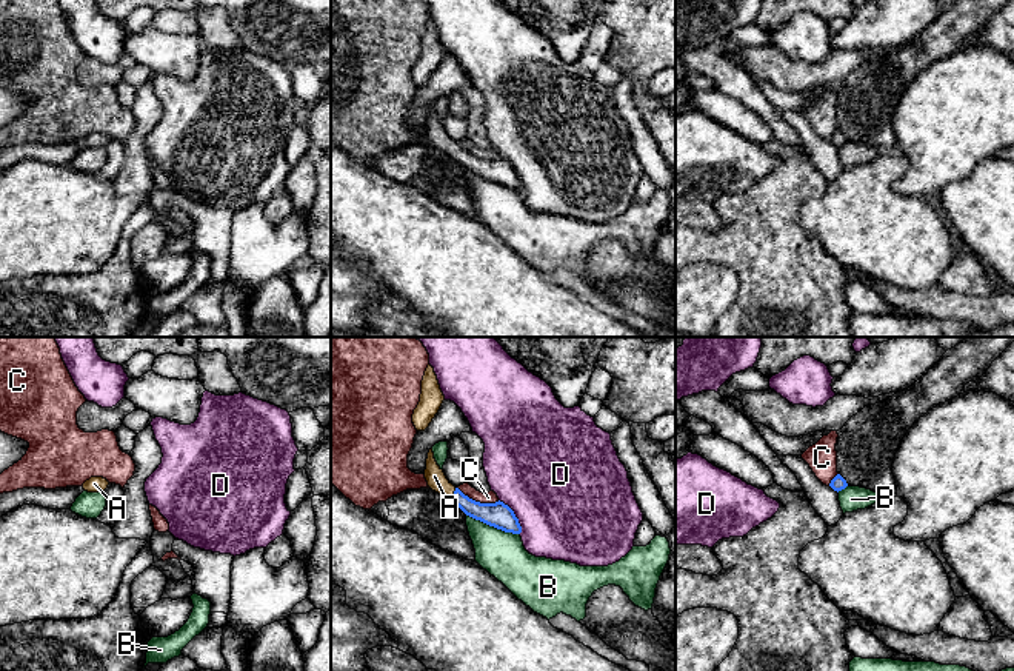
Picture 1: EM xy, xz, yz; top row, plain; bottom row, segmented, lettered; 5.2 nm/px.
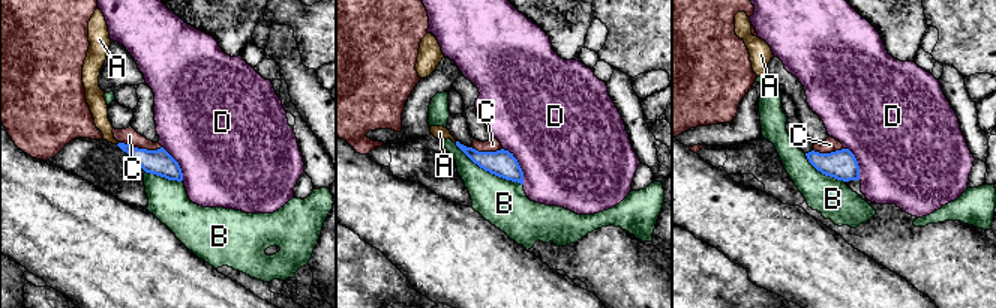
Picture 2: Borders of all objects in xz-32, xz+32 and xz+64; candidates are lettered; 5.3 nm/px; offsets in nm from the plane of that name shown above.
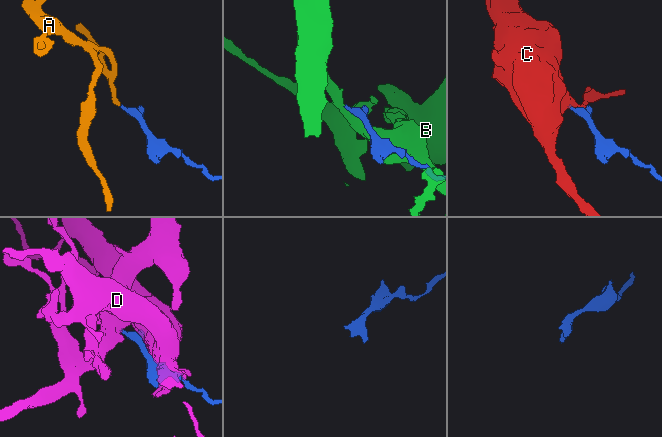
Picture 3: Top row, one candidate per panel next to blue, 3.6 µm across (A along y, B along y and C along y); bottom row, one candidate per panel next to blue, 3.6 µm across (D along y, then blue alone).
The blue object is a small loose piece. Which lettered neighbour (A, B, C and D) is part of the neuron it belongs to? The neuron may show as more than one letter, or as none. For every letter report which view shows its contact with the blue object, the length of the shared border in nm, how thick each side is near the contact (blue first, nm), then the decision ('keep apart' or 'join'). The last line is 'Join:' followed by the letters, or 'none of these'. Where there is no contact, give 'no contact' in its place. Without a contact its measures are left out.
A: xz | 70 nm | 130/100 nm | join
B: xz | 300 nm | 140/240 nm | keep apart
C: xz | 240 nm | 140/60 nm | keep apart
D: xz | 220 nm | 140/480 nm | keep apart
Join: A

